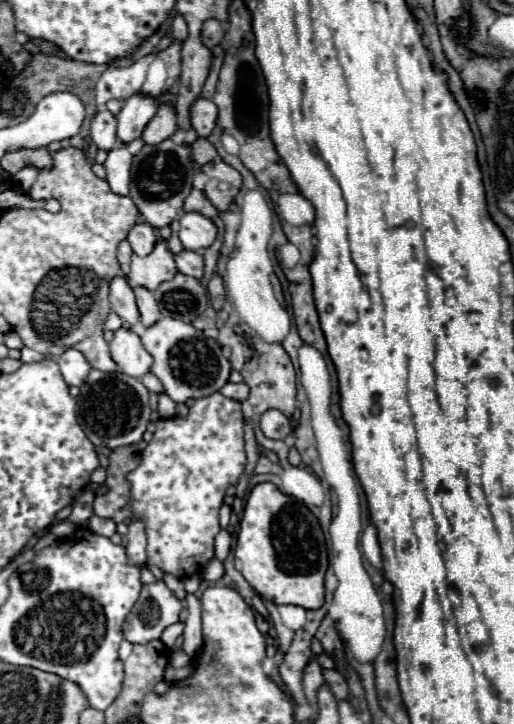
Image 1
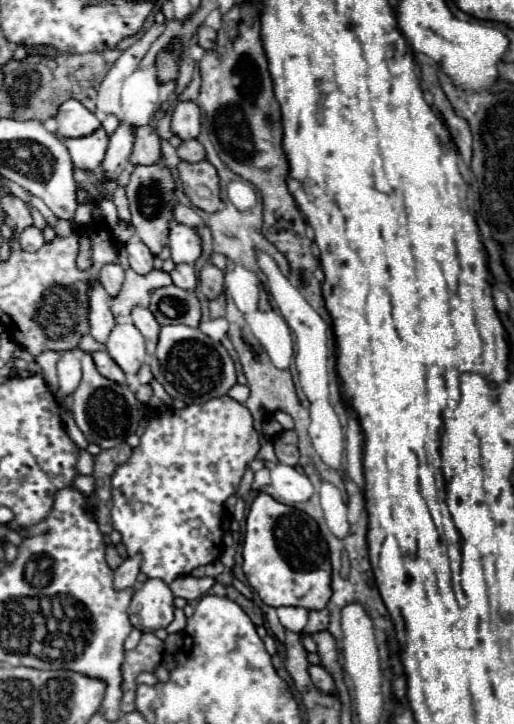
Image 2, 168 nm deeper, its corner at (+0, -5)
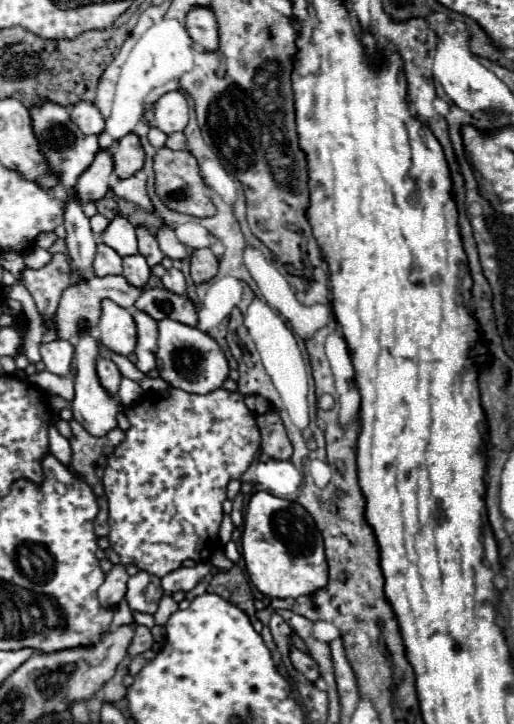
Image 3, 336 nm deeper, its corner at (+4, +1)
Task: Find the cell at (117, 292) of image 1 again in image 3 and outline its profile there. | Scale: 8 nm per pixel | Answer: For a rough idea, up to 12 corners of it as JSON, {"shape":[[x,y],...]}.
{"shape":[[97,245],[93,271],[99,277],[121,275],[121,255]]}

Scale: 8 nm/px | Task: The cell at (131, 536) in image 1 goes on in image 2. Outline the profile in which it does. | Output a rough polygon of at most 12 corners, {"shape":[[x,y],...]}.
{"shape":[[141,553],[115,569],[115,589],[133,587],[141,571]]}

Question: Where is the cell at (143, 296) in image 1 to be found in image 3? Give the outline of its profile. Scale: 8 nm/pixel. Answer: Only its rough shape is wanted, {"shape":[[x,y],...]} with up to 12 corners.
{"shape":[[133,311],[137,323],[137,369],[155,369],[157,321]]}

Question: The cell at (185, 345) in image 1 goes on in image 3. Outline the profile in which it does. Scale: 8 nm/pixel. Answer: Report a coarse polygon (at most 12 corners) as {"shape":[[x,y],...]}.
{"shape":[[159,323],[157,369],[187,393],[223,387],[229,365],[213,337]]}

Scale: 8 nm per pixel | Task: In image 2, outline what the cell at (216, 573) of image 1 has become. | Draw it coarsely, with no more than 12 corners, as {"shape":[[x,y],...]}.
{"shape":[[213,577],[175,579],[175,597],[199,599],[215,585]]}

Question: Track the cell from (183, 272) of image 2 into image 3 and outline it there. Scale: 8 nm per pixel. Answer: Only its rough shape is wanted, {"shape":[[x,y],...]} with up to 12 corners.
{"shape":[[177,267],[163,275],[163,287],[185,295],[185,277]]}

